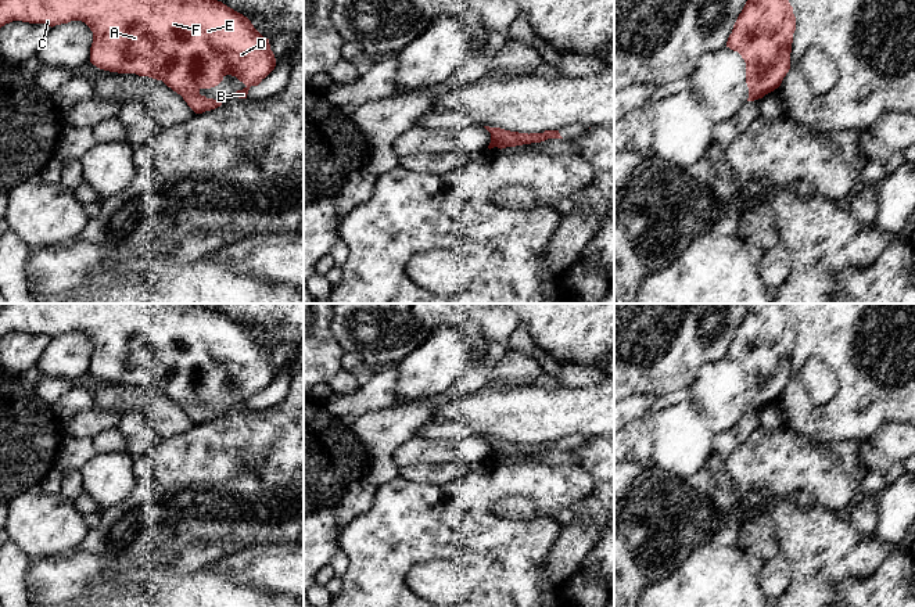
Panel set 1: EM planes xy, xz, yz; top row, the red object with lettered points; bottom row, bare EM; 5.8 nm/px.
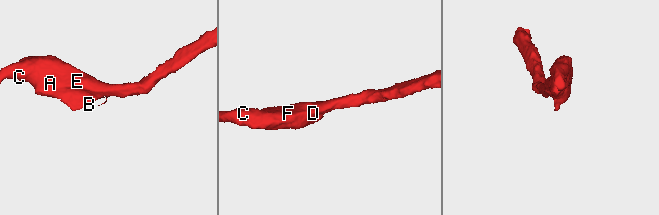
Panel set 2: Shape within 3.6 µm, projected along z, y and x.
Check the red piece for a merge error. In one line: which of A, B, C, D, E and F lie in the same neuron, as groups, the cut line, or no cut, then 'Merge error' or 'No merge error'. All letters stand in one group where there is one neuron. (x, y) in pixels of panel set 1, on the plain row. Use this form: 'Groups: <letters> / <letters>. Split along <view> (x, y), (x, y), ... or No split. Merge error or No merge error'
Groups: A B C D E F. No split. No merge error

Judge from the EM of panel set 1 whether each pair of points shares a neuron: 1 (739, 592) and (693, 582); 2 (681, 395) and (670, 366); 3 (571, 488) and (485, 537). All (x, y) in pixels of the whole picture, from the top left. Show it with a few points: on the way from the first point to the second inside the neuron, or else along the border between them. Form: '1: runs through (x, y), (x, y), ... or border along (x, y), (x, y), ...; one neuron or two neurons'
1: runs through (728, 592), (704, 592); one neuron
2: border along (689, 385), (656, 398); two neurons
3: runs through (542, 487), (502, 487), (485, 503), (485, 507); one neuron

